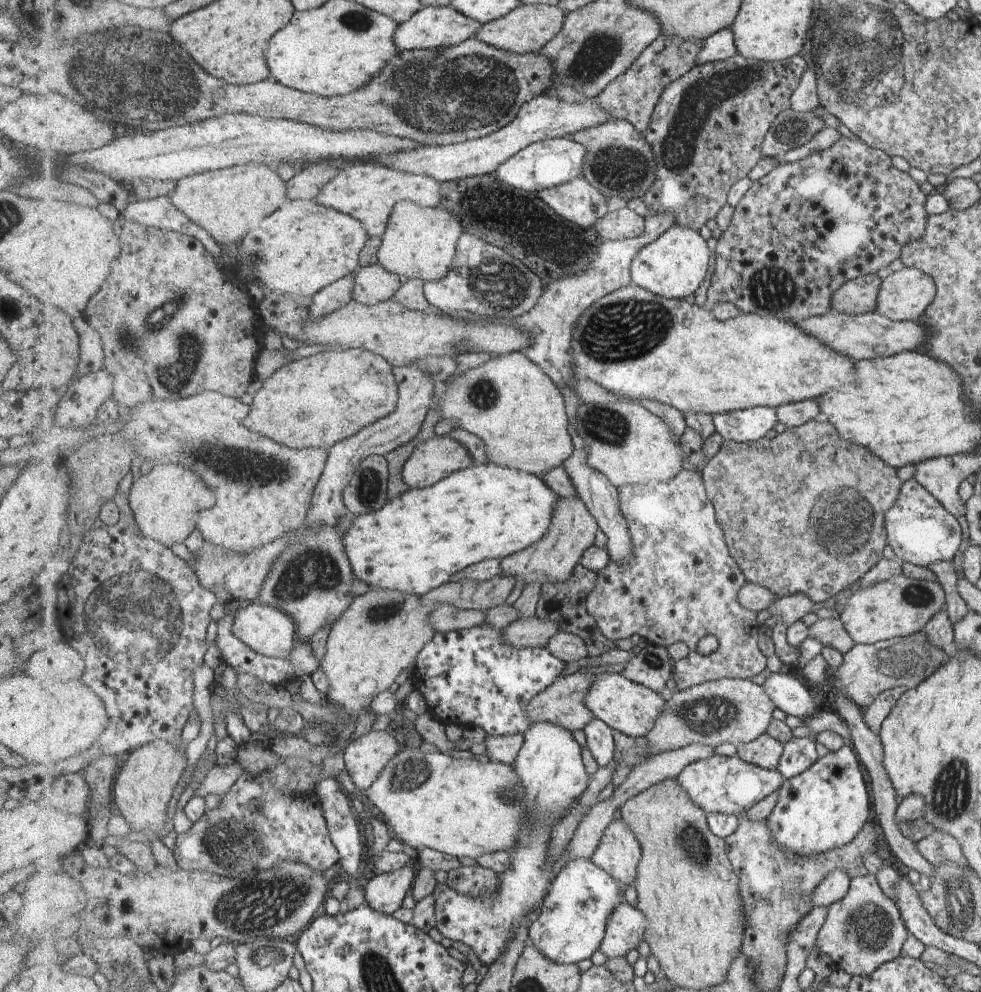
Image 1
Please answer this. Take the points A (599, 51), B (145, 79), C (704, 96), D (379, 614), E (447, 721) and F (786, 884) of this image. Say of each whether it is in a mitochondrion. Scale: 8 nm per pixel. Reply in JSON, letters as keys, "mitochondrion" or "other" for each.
{"A":"mitochondrion","B":"mitochondrion","C":"mitochondrion","D":"mitochondrion","E":"other","F":"mitochondrion"}

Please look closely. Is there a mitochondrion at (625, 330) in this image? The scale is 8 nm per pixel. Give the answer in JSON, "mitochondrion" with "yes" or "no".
{"mitochondrion":"yes"}

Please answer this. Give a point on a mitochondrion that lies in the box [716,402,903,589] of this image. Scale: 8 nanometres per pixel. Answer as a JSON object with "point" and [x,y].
{"point":[844,532]}

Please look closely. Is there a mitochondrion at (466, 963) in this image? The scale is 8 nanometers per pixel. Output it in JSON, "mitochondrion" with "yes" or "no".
{"mitochondrion":"no"}

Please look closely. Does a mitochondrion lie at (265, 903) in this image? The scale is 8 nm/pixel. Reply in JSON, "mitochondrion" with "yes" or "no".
{"mitochondrion":"yes"}

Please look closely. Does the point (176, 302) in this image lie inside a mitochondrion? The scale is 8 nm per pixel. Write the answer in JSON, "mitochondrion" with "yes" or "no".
{"mitochondrion":"yes"}

